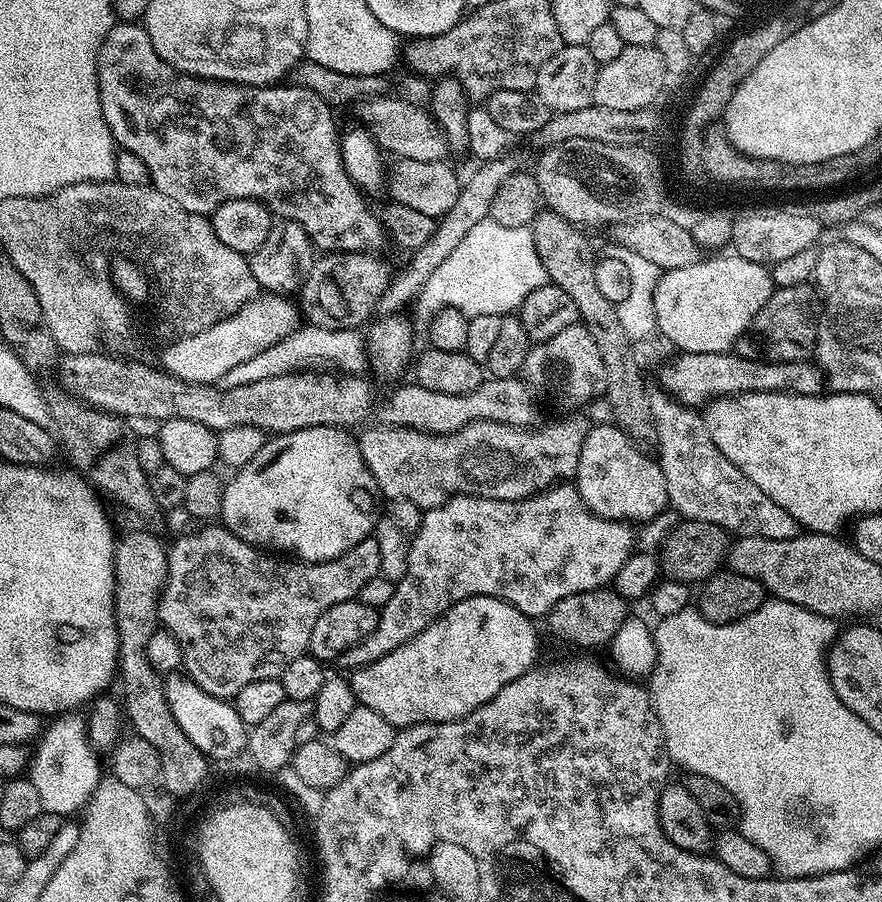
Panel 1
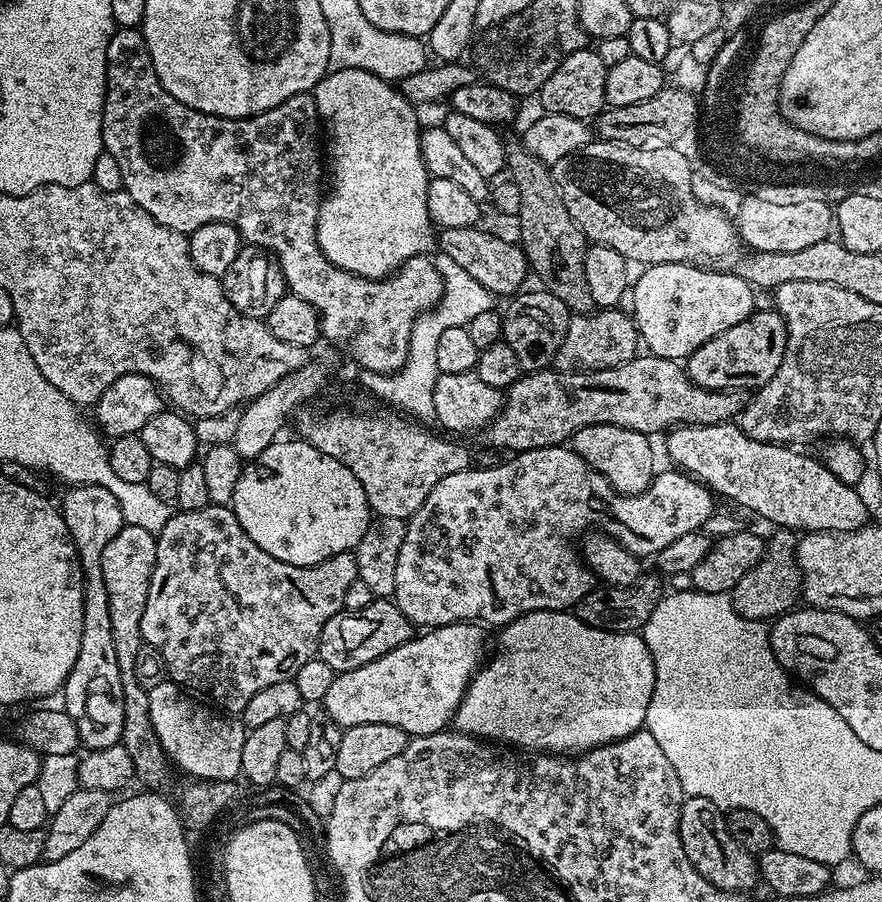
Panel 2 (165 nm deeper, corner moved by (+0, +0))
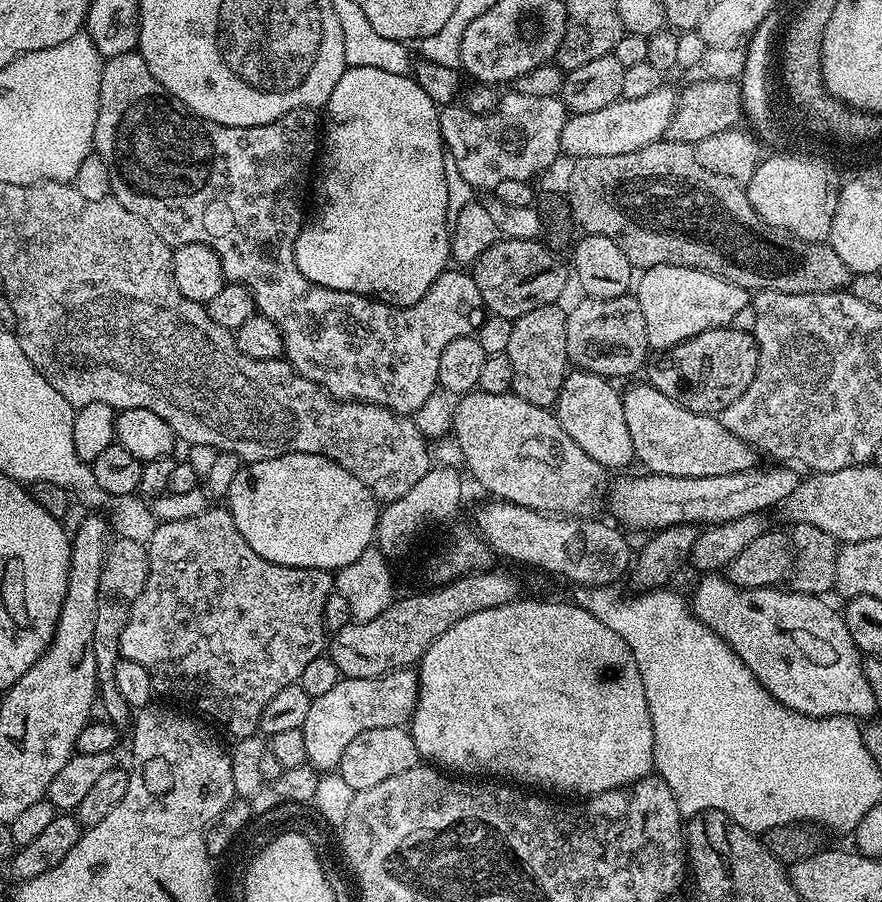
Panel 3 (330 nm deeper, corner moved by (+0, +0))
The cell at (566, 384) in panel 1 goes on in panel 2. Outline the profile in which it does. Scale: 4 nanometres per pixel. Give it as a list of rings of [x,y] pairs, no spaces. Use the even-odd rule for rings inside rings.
[[[619,307],[601,308],[573,315],[566,326],[566,338],[558,346],[555,367],[562,372],[597,372],[634,359],[642,344],[640,331],[631,315],[620,311]]]

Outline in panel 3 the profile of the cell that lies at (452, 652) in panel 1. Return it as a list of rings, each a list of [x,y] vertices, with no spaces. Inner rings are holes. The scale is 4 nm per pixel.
[[[407,667],[395,668],[384,676],[374,678],[354,678],[353,680],[342,678],[327,694],[313,696],[312,705],[306,714],[306,722],[303,726],[308,763],[321,774],[339,769],[346,746],[350,746],[350,742],[354,742],[358,734],[363,734],[365,730],[382,730],[382,726],[398,728],[407,725],[412,719],[412,711],[416,708],[419,693],[420,677],[411,667]]]

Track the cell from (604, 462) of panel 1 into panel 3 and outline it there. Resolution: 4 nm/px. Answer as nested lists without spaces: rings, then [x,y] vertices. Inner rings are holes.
[[[579,370],[569,371],[562,382],[554,411],[562,430],[594,458],[606,470],[624,468],[634,460],[634,442],[630,442],[630,430],[626,426],[626,410],[621,389],[615,388],[607,376]]]

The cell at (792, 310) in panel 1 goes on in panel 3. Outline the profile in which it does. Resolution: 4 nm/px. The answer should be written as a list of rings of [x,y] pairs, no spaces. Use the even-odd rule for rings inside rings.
[[[729,326],[706,330],[694,338],[675,344],[673,348],[657,351],[647,361],[646,373],[648,372],[648,376],[646,376],[646,380],[662,394],[666,394],[666,398],[678,402],[686,410],[719,414],[726,410],[726,406],[730,406],[730,402],[742,398],[746,386],[750,386],[750,382],[754,382],[757,370],[758,346],[756,345],[756,337],[752,333],[743,333],[742,330],[736,330]]]

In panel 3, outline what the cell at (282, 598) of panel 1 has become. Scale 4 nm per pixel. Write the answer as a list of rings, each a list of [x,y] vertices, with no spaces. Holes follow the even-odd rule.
[[[209,506],[202,514],[194,514],[194,518],[182,518],[178,522],[165,520],[157,523],[154,538],[147,544],[148,577],[146,586],[142,586],[142,594],[138,594],[138,602],[134,602],[134,610],[130,610],[130,622],[126,622],[126,630],[122,630],[120,654],[130,662],[139,662],[150,674],[152,691],[157,697],[169,696],[180,704],[189,704],[193,713],[201,717],[209,716],[216,724],[221,724],[232,738],[257,735],[262,712],[278,694],[278,690],[286,690],[286,686],[297,683],[312,659],[318,658],[326,648],[326,629],[322,610],[326,610],[326,598],[334,591],[334,576],[326,568],[295,568],[282,566],[262,558],[262,554],[254,554],[250,550],[250,542],[242,538],[238,526],[234,526],[234,518],[227,507]]]

